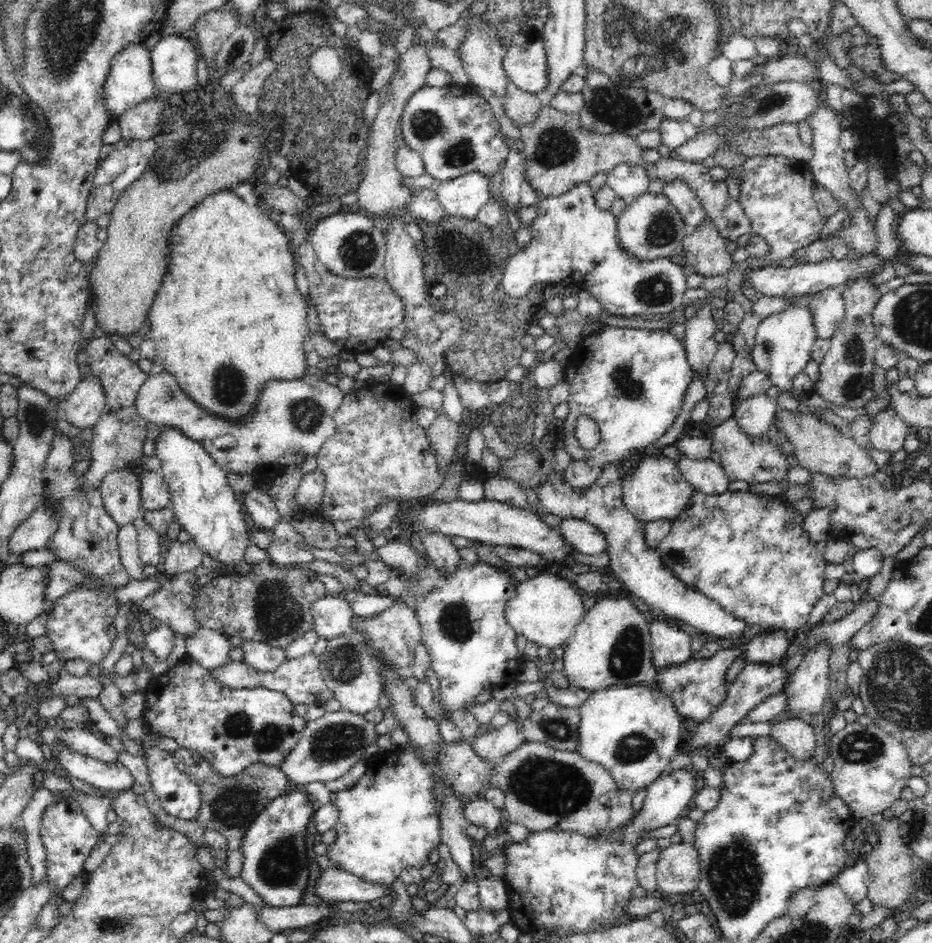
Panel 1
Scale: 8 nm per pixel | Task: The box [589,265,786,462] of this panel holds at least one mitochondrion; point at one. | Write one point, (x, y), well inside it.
(655, 290)

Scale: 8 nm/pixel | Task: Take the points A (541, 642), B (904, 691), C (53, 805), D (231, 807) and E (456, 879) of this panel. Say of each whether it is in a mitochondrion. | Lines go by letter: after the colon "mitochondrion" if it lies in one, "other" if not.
A: other
B: mitochondrion
C: other
D: mitochondrion
E: other

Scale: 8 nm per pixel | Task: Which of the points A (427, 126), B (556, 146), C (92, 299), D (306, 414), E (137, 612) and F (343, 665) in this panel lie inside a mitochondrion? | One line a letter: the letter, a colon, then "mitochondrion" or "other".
A: mitochondrion
B: mitochondrion
C: other
D: mitochondrion
E: other
F: mitochondrion

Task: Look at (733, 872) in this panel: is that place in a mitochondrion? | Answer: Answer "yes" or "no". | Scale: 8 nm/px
yes

